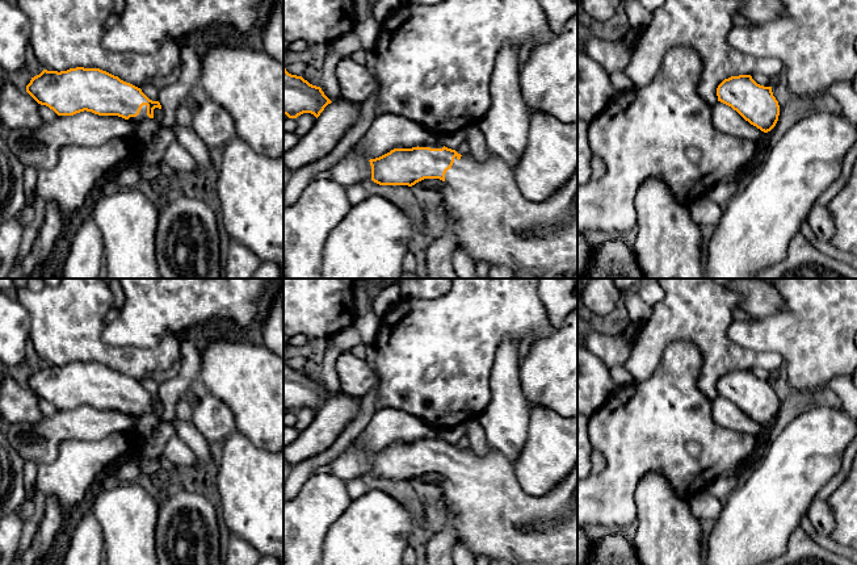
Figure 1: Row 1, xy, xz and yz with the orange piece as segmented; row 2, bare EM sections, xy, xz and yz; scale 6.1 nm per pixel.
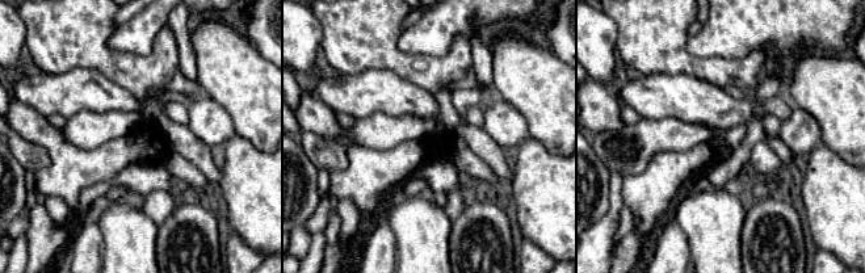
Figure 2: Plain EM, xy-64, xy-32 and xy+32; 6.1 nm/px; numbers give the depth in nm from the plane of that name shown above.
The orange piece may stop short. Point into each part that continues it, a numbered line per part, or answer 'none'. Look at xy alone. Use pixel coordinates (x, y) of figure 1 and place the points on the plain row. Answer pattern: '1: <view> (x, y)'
1: xy (142, 410)

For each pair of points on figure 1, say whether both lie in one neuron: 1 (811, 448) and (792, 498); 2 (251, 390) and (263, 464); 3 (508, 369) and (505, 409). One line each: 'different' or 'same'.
1: same
2: different
3: same

